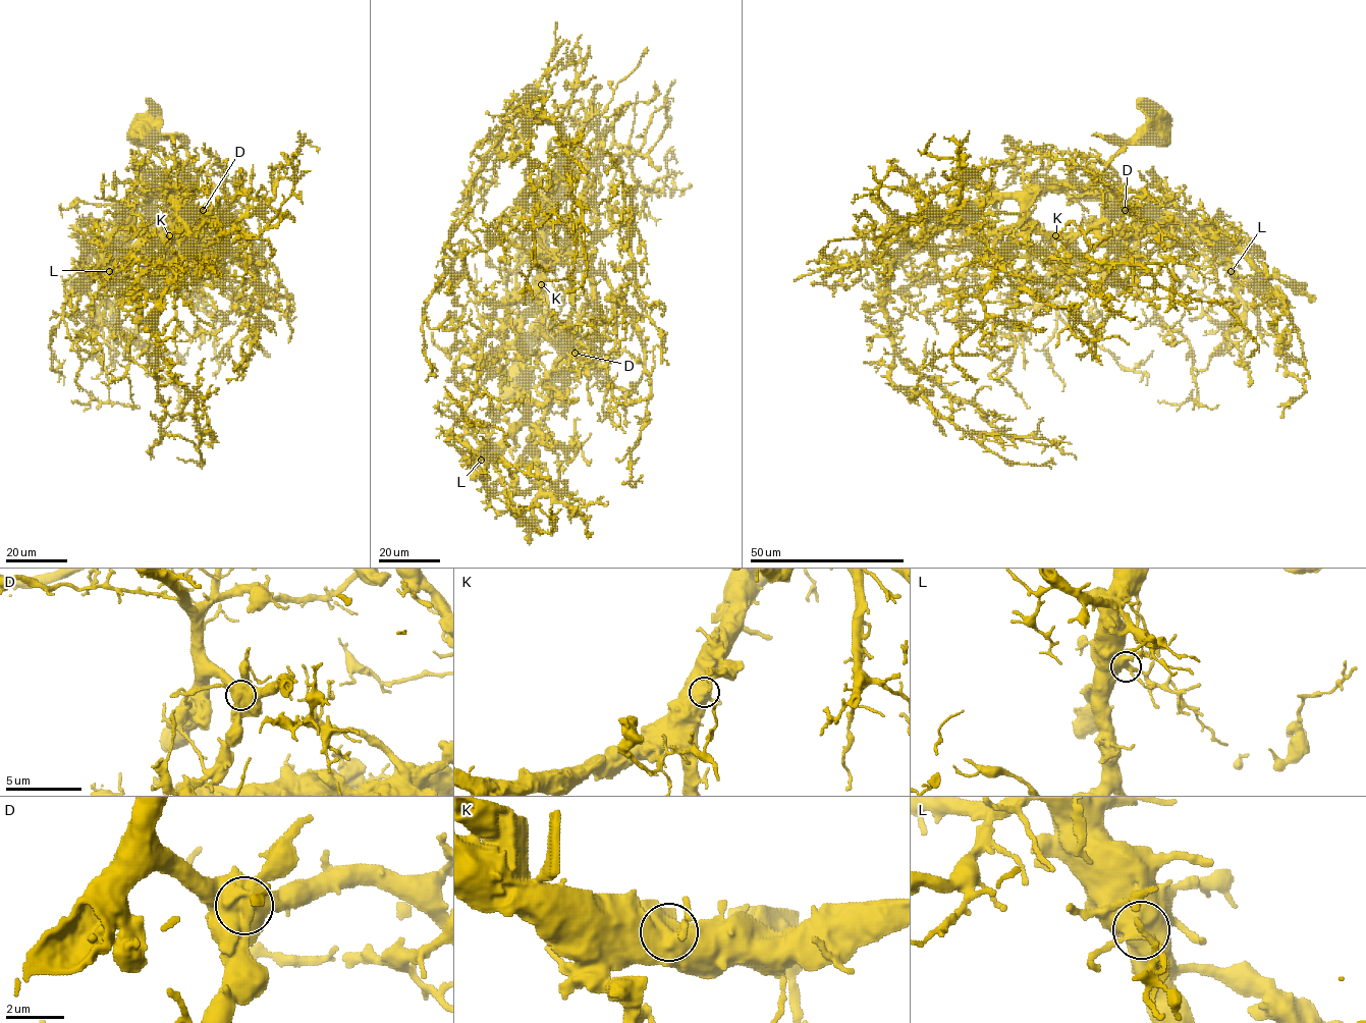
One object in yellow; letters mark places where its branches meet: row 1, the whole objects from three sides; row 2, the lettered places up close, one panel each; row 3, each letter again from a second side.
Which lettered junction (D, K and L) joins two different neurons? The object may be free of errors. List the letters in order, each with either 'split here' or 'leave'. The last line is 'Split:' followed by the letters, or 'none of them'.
D: split here
K: leave
L: leave
Split: D

